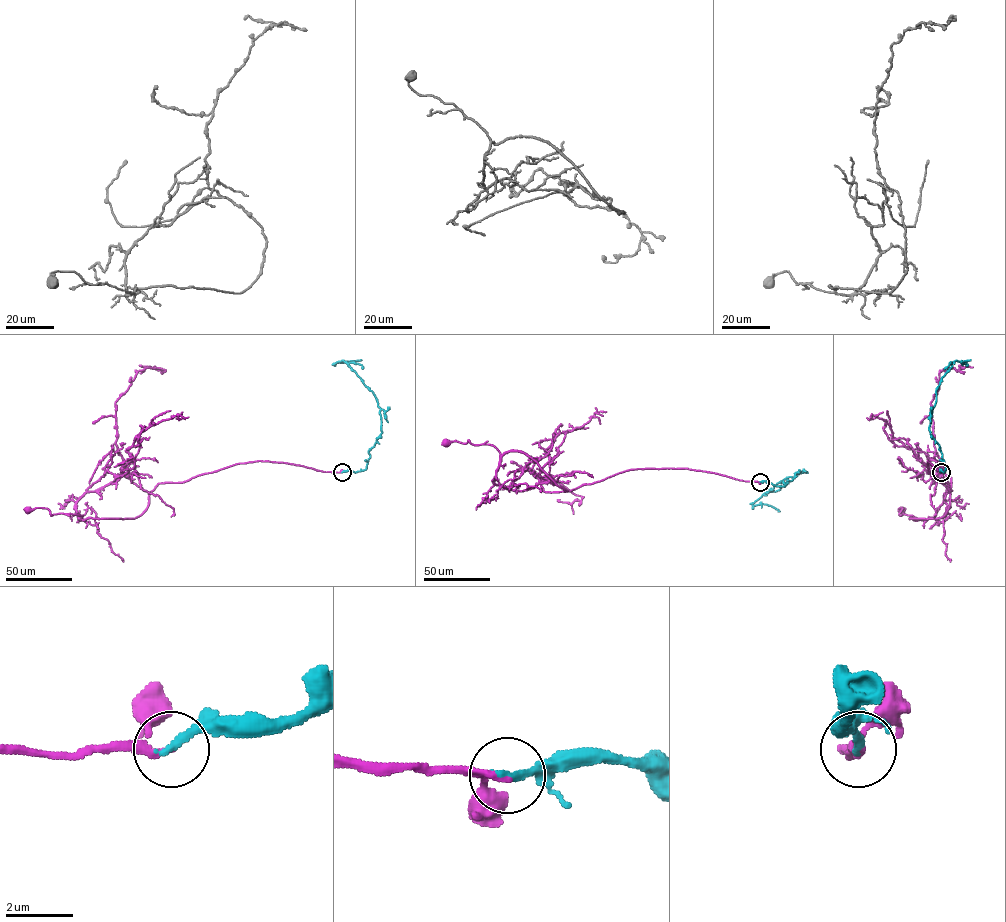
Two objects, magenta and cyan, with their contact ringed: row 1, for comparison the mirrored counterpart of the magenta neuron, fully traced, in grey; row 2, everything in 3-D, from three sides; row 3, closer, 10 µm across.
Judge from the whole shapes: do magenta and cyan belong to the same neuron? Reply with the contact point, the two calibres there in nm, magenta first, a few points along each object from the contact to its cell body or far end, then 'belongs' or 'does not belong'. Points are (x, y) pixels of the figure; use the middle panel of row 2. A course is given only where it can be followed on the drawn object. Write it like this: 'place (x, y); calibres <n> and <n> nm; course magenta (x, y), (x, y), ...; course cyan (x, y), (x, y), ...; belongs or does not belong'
place (760, 482); calibres 160 and 240 nm; course magenta (760, 482), (686, 468), (631, 469), (567, 491), (524, 453), (506, 451), (500, 461), (492, 445), (447, 443); course cyan (760, 482), (784, 486), (800, 471), (795, 477), (778, 482), (752, 504), (766, 504), (779, 511); belongs

